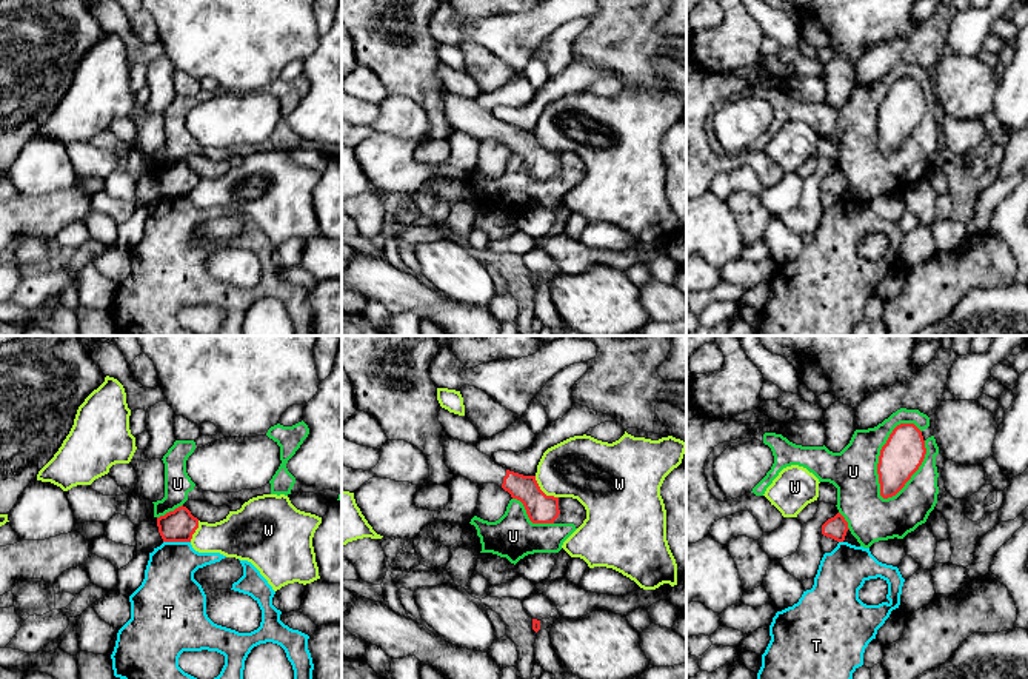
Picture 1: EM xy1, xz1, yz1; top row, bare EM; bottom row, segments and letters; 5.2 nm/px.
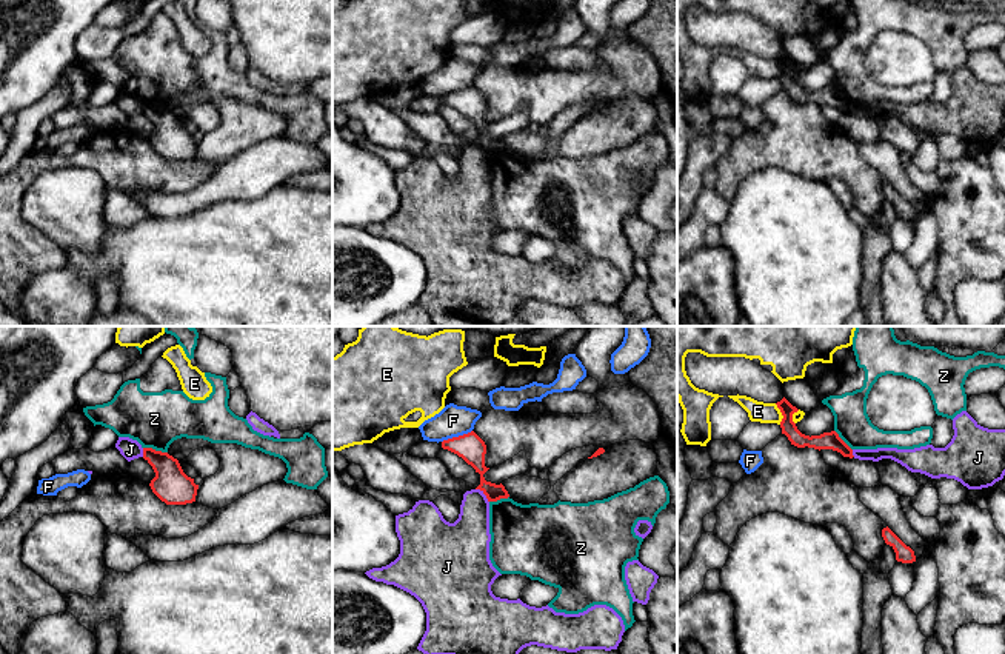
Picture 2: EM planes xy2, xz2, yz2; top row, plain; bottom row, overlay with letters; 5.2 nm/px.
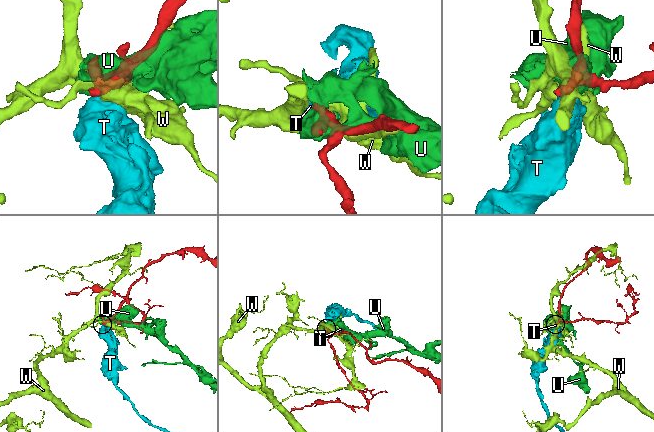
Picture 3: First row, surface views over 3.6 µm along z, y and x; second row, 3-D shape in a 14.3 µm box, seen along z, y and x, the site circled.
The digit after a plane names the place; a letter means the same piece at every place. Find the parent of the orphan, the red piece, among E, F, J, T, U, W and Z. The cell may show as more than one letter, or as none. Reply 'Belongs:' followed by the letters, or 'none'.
Belongs: none

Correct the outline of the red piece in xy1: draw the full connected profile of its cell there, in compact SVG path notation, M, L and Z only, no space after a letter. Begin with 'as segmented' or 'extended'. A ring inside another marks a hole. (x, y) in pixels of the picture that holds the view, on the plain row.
as segmented; M179 162L157 172L159 188L163 197L191 197L199 183L199 174L186 162Z

